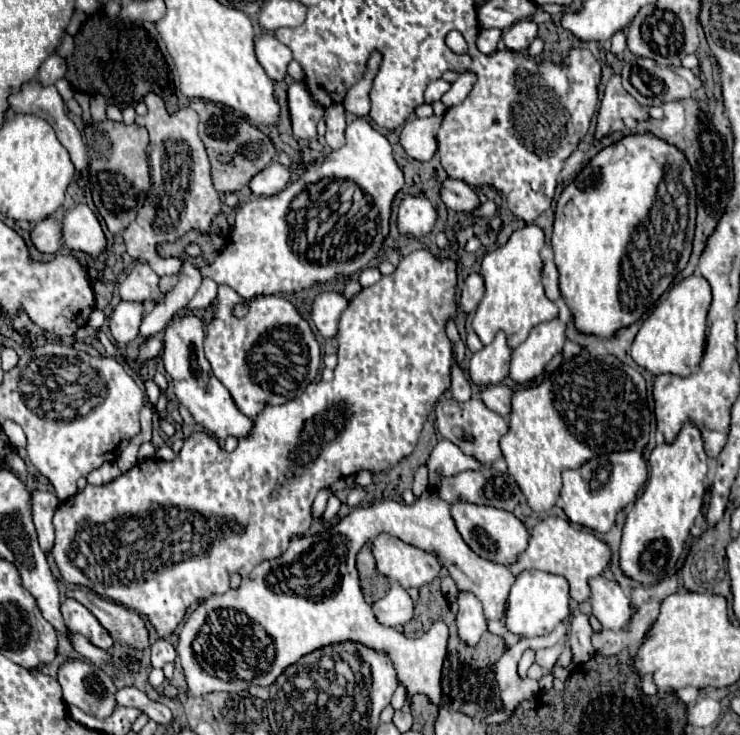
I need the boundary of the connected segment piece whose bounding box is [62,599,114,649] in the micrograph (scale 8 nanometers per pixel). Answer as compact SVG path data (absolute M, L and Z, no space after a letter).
M64 599L62 601L62 615L64 621L68 625L70 631L82 633L84 637L88 637L96 647L102 649L110 649L112 647L112 637L110 633L98 623L98 619L76 599Z

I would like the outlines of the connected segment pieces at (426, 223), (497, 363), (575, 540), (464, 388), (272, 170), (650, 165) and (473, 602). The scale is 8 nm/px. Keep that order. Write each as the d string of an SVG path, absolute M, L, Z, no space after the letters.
M406 197L398 211L398 229L402 233L412 233L416 237L426 235L436 221L436 211L432 203L424 197Z
M500 331L490 345L472 355L468 365L470 379L480 387L504 383L510 375L510 355L512 347L508 345L506 335Z
M546 517L544 521L540 521L532 529L528 549L508 569L514 575L520 575L522 571L528 571L528 569L540 569L540 571L564 575L568 579L568 583L570 583L572 599L582 603L582 601L590 599L590 585L588 585L588 581L592 577L598 577L604 569L608 569L610 561L612 561L612 553L610 553L610 545L608 543L596 539L588 531L574 529L568 521L564 521L560 517Z
M454 363L452 365L452 387L450 393L456 401L468 401L472 397L472 383L464 373L464 367Z
M270 163L250 181L250 191L254 195L276 195L290 181L290 167L282 167L280 163Z
M634 133L598 151L578 177L564 187L558 199L552 233L560 291L570 305L576 327L598 337L612 337L620 327L632 325L648 309L652 309L688 263L694 223L694 173L680 149L654 133Z
M460 591L458 593L458 607L460 607L458 615L456 615L458 635L468 645L474 645L474 643L478 643L478 639L486 631L482 603L474 595L470 595L468 591Z

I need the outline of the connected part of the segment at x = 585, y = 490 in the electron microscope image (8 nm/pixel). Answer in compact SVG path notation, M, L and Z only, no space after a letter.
M634 449L598 455L580 465L578 469L568 469L562 473L564 479L564 487L560 493L562 509L572 523L584 525L598 533L606 533L612 529L616 513L636 499L638 491L646 483L646 477L648 477L646 461Z

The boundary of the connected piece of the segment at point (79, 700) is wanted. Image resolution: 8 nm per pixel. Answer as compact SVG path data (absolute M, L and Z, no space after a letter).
M82 659L64 661L58 671L58 681L68 705L76 705L98 719L110 717L118 705L118 687L112 675Z

